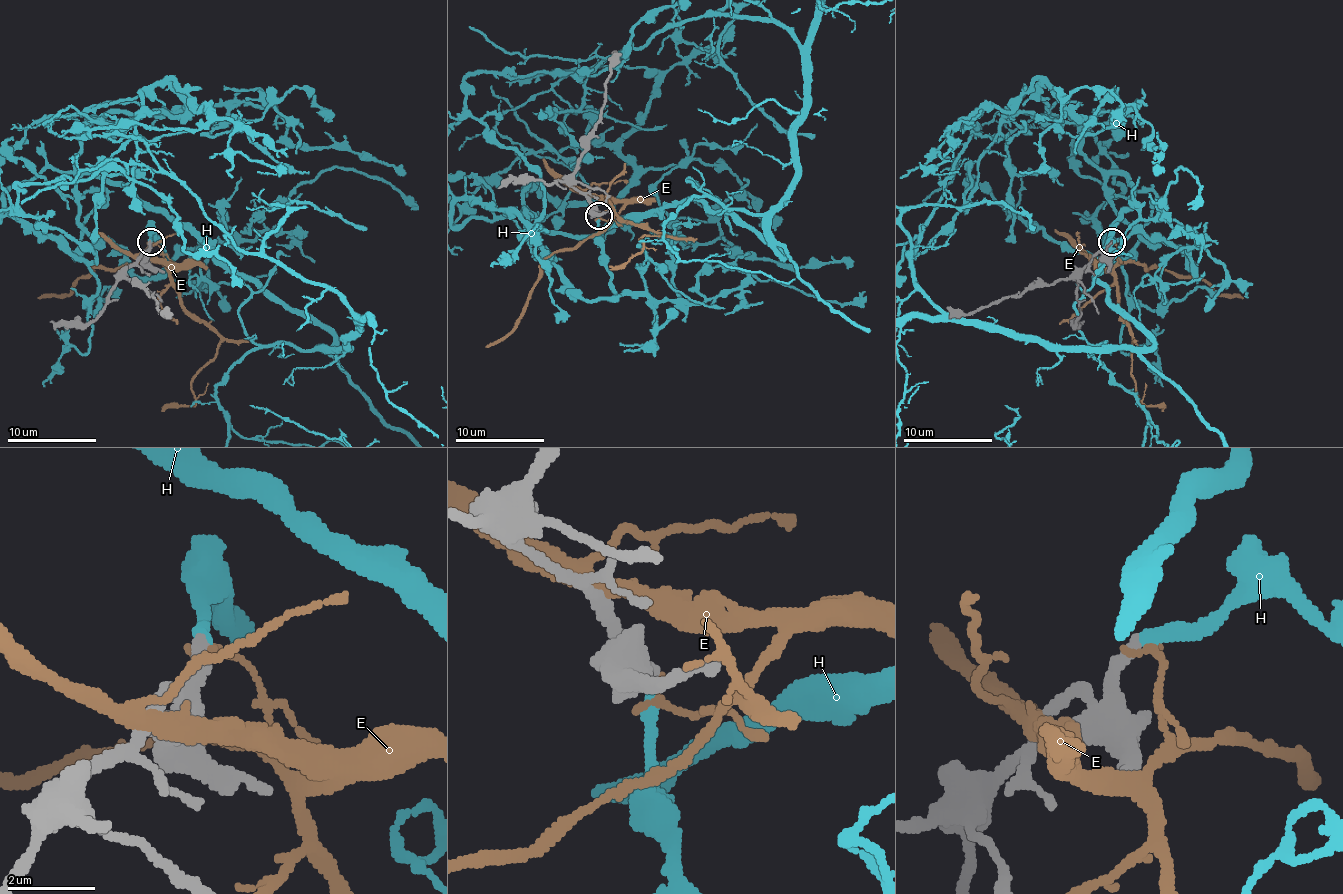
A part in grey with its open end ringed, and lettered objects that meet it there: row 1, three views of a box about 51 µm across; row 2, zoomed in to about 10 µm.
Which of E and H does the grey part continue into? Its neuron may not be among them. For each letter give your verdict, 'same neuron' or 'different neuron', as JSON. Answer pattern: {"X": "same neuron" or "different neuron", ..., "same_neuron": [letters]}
{"E": "different neuron", "H": "same neuron", "same_neuron": ["H"]}

